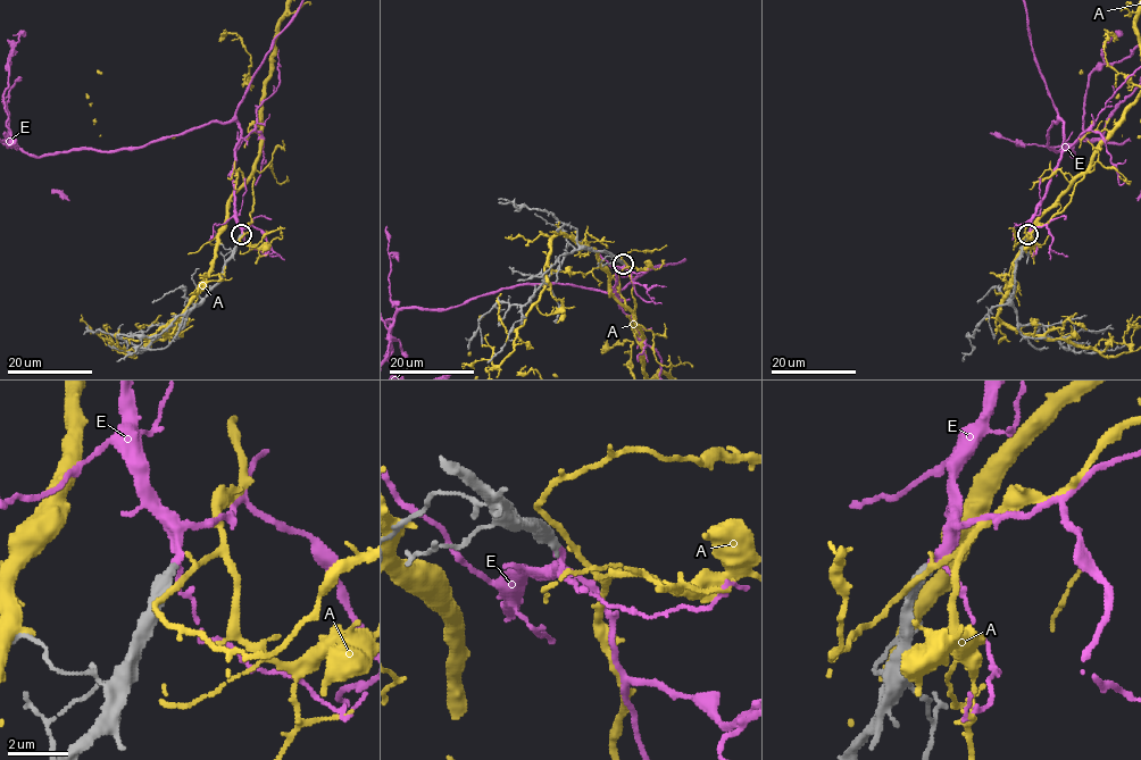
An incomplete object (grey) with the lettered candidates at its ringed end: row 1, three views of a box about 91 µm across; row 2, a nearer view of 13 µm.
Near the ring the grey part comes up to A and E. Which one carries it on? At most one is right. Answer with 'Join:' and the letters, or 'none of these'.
Join: E

